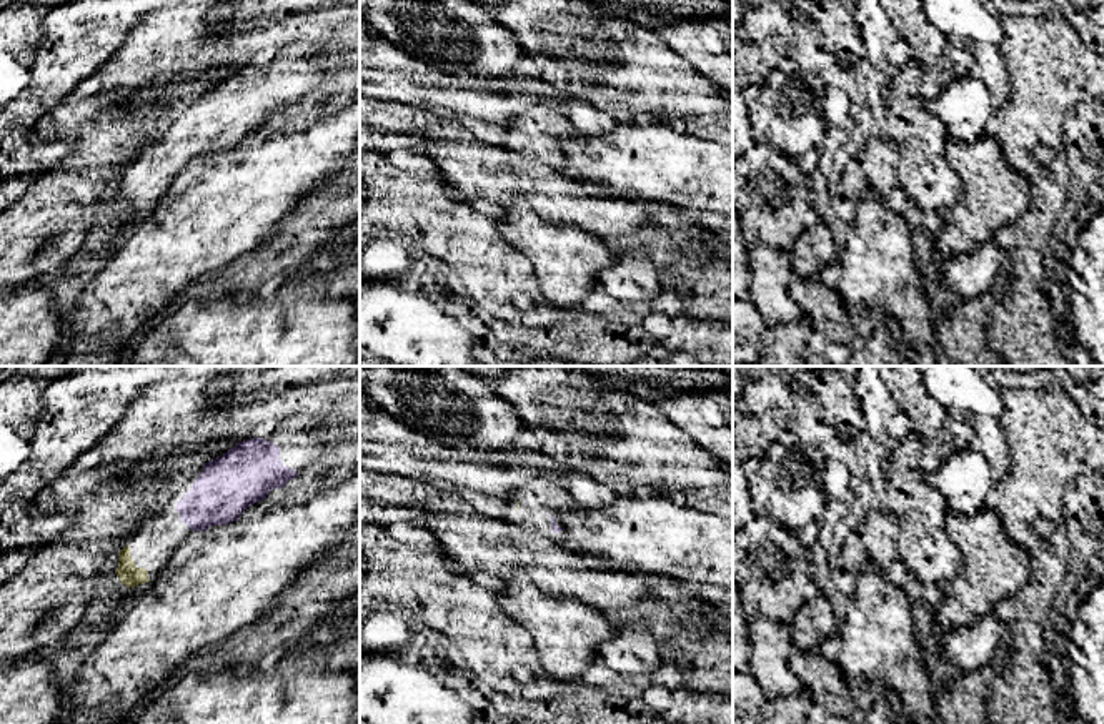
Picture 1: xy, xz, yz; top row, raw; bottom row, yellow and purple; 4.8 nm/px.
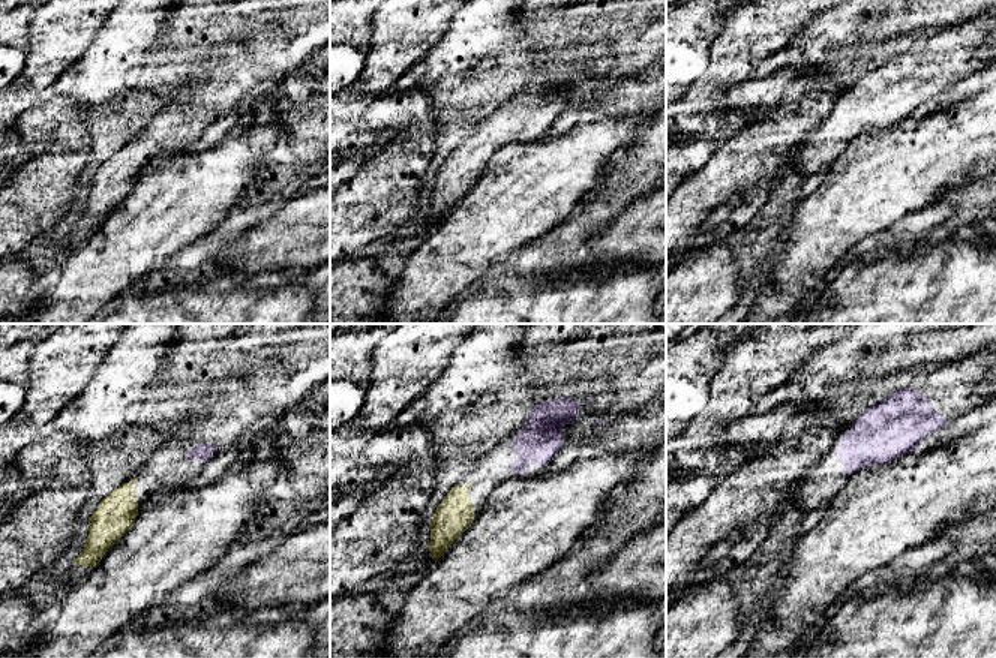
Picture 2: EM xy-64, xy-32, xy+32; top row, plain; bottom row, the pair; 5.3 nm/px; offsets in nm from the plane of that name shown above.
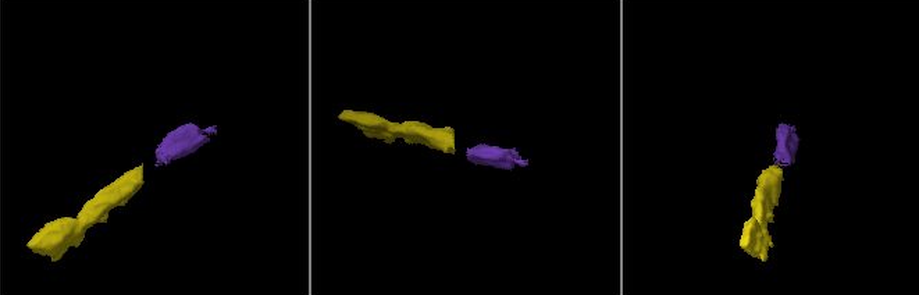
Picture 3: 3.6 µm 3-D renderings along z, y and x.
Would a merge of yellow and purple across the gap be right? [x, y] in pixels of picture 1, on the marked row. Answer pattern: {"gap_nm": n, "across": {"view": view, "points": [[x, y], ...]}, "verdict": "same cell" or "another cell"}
{"gap_nm": 220, "across": {"view": "xy", "points": [[145, 570], [179, 538]]}, "verdict": "same cell"}

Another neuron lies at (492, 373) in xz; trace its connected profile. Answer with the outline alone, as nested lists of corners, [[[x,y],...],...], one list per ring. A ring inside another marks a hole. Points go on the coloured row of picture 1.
[[[458,366],[458,368],[495,381],[503,378],[508,369],[523,366]]]

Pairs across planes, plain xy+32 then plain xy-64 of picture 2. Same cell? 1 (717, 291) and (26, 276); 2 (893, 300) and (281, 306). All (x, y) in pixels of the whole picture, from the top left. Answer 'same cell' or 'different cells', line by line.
1: same cell
2: same cell

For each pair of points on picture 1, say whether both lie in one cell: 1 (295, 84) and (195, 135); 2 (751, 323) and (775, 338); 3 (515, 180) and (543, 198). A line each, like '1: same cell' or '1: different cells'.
1: same cell
2: different cells
3: same cell

